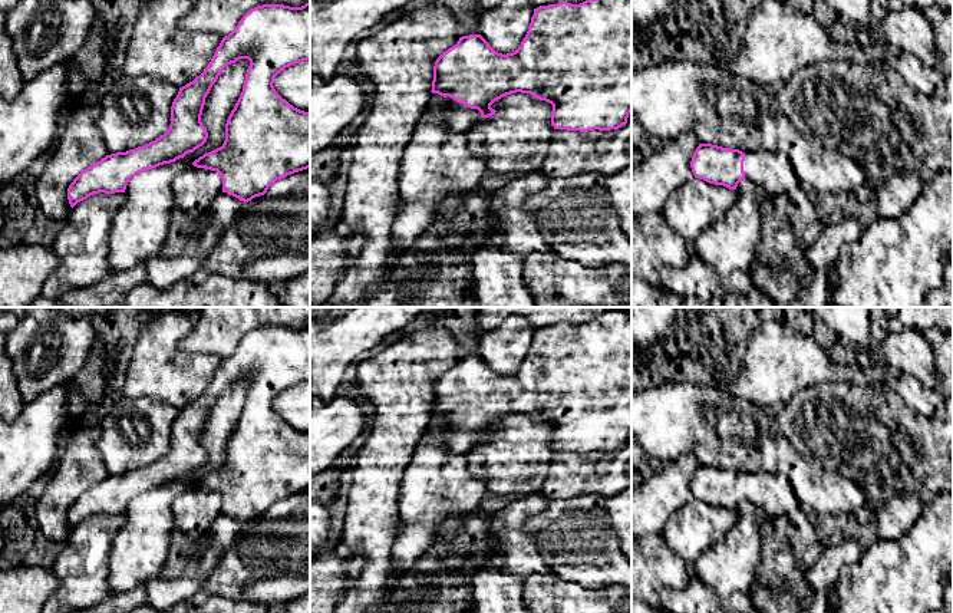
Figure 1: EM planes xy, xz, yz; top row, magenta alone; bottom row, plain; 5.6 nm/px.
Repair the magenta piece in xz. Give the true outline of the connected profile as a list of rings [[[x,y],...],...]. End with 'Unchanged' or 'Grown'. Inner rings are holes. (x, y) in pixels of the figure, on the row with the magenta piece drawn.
[[[586,0],[580,4],[561,1],[534,9],[521,46],[512,53],[498,53],[481,34],[462,36],[435,62],[432,93],[443,96],[436,116],[446,136],[466,134],[478,118],[495,115],[491,105],[511,93],[530,93],[553,105],[551,125],[567,131],[610,131],[627,123],[632,112],[632,0]]]. Grown

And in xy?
[[[310,3],[301,7],[263,4],[247,11],[237,27],[222,37],[205,70],[179,88],[171,106],[169,129],[144,146],[106,155],[82,171],[67,188],[70,207],[93,194],[125,192],[129,179],[136,174],[175,162],[202,146],[208,138],[201,122],[205,98],[224,67],[240,59],[248,59],[250,66],[243,92],[225,123],[225,141],[220,148],[195,159],[192,165],[217,171],[222,179],[222,192],[244,202],[264,195],[277,179],[310,168],[310,112],[290,105],[273,86],[274,78],[281,70],[310,60]]]. Unchanged

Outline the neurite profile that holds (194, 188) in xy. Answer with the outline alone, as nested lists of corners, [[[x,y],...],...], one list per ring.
[[[194,167],[175,177],[172,189],[177,211],[191,220],[198,220],[211,201],[222,192],[222,179],[217,171]]]

